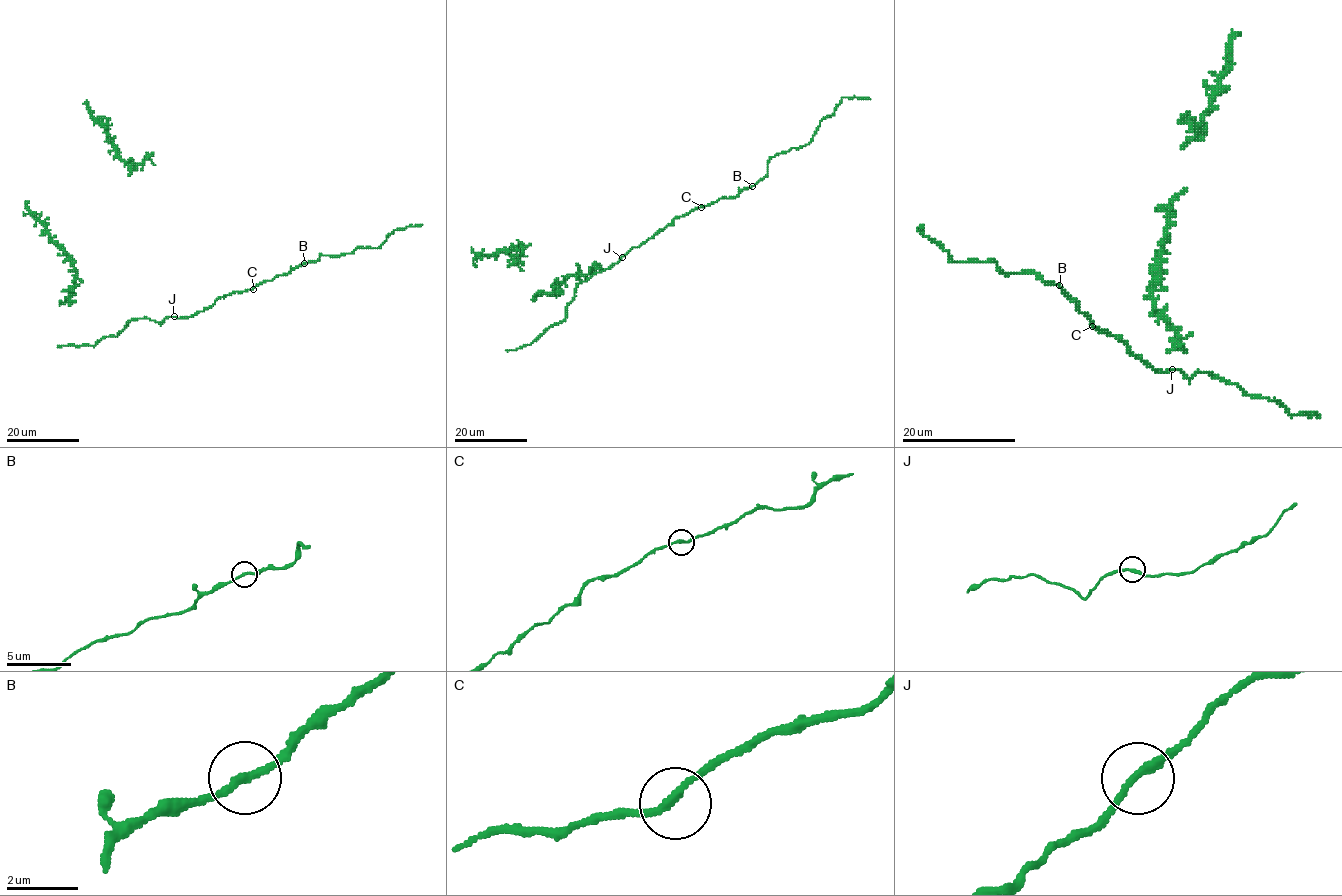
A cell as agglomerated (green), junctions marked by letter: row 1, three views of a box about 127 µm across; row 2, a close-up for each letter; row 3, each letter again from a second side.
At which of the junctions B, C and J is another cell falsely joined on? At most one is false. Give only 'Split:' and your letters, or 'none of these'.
Split: none of these

